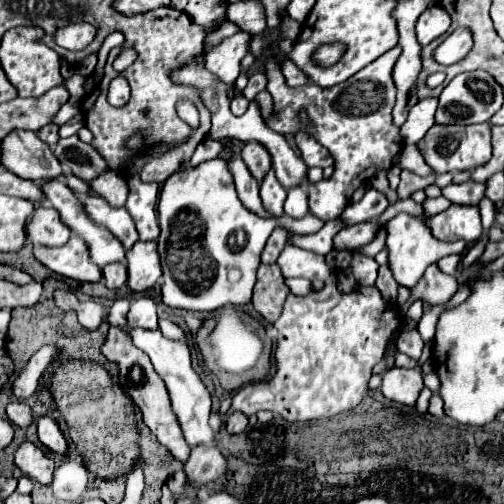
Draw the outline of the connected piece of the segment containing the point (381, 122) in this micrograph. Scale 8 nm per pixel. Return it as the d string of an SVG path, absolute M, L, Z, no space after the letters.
M401 45L389 49L387 53L377 57L377 61L369 63L365 69L355 73L349 81L343 81L331 89L321 89L317 85L301 85L297 89L291 89L285 85L285 79L281 75L275 57L265 59L269 77L267 91L273 97L273 113L269 119L265 119L265 125L277 133L293 135L295 127L299 127L297 113L301 107L305 107L313 123L313 135L335 157L335 173L331 179L323 179L311 185L306 177L301 184L309 189L311 213L323 221L339 217L339 213L347 207L355 189L365 181L373 179L377 169L389 163L391 157L395 157L395 153L399 153L401 149L399 127L395 127L391 121L391 109L395 105L395 85L391 71L399 53Z

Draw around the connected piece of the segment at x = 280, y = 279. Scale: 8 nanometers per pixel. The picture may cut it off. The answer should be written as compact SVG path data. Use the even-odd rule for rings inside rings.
M261 265L257 273L257 285L253 293L253 307L255 311L267 321L275 323L281 315L283 303L289 295L289 287L285 285L285 277L281 275L279 267L273 265Z

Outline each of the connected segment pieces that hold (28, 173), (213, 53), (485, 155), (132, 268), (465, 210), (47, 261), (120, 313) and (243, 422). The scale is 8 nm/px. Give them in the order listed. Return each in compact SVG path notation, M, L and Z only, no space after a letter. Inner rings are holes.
M13 131L5 137L1 147L5 169L21 179L45 183L65 175L49 145L45 145L33 131Z
M241 33L225 37L215 46L207 44L205 67L223 83L233 87L235 79L239 77L239 61L247 53L247 41L247 33Z
M433 125L417 145L435 173L475 169L491 157L491 125Z
M137 241L129 251L127 251L127 285L131 291L141 293L145 289L151 289L155 281L161 277L161 263L159 263L159 253L157 253L157 243L155 241Z
M451 205L447 211L431 217L427 225L433 231L433 235L441 241L463 239L467 243L477 243L483 235L477 207Z
M71 235L63 247L35 247L33 255L51 271L75 281L101 281L101 269L89 259L85 243Z
M117 299L113 303L113 307L109 309L109 315L107 315L109 323L111 325L121 325L123 329L127 329L127 321L125 321L127 311L129 311L129 301L127 299Z
M233 413L227 421L227 433L229 435L241 435L247 429L247 417L243 413Z

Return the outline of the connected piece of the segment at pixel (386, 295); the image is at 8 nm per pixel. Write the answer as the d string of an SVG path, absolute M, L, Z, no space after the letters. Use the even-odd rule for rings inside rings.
M381 265L375 286L379 289L382 297L390 303L395 303L398 295L398 284L387 265Z

